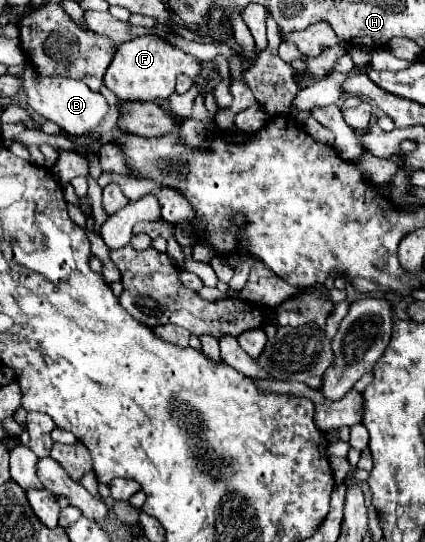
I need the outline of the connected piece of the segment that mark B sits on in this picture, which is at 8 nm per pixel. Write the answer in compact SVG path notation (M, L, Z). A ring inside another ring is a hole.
M26 67L22 71L22 79L24 79L24 91L28 95L28 105L44 119L58 123L70 135L84 135L92 131L94 127L98 127L98 123L102 123L102 119L108 113L108 103L104 95L92 91L82 81L66 79L66 77L44 77L38 75L32 67Z

